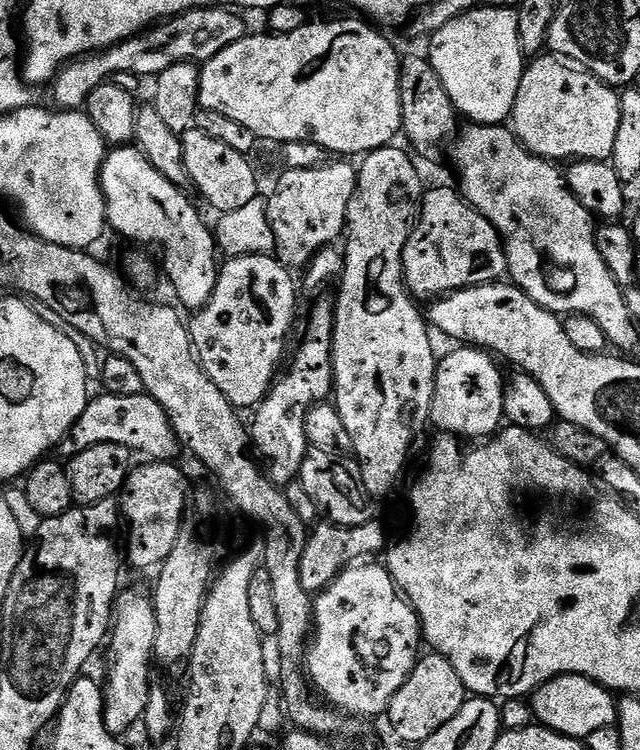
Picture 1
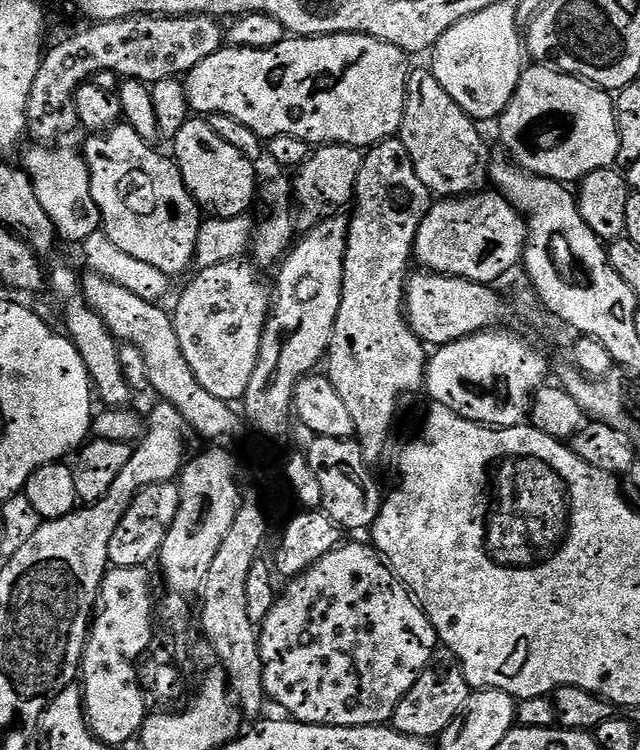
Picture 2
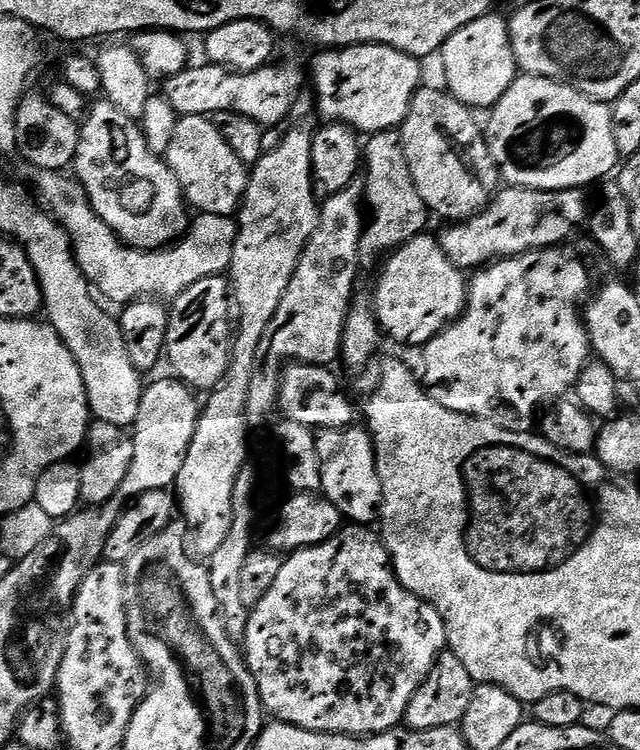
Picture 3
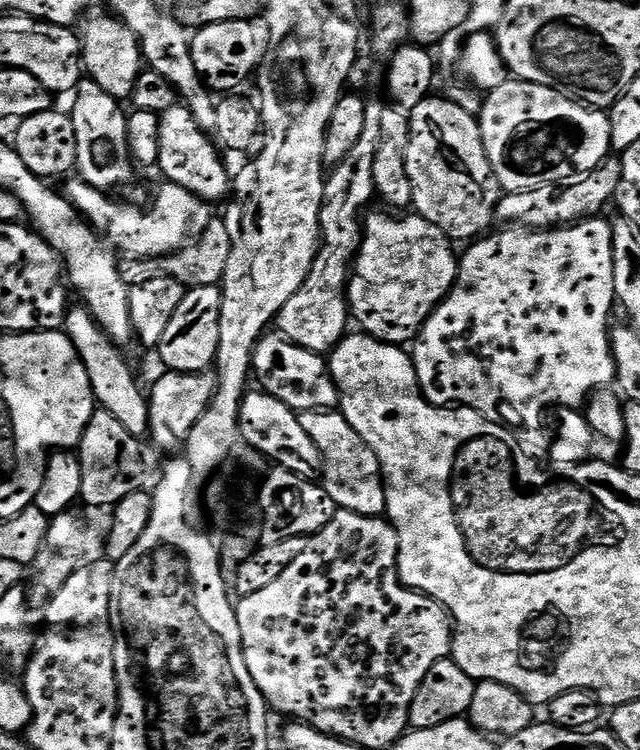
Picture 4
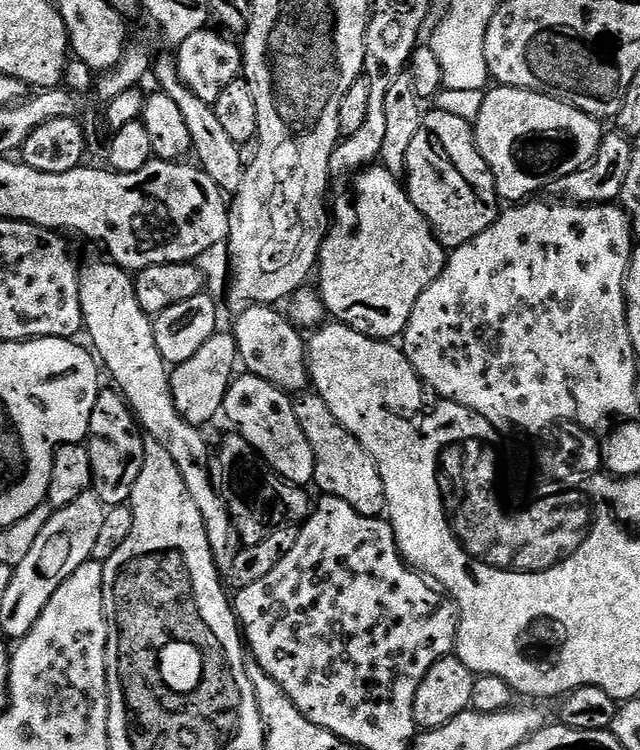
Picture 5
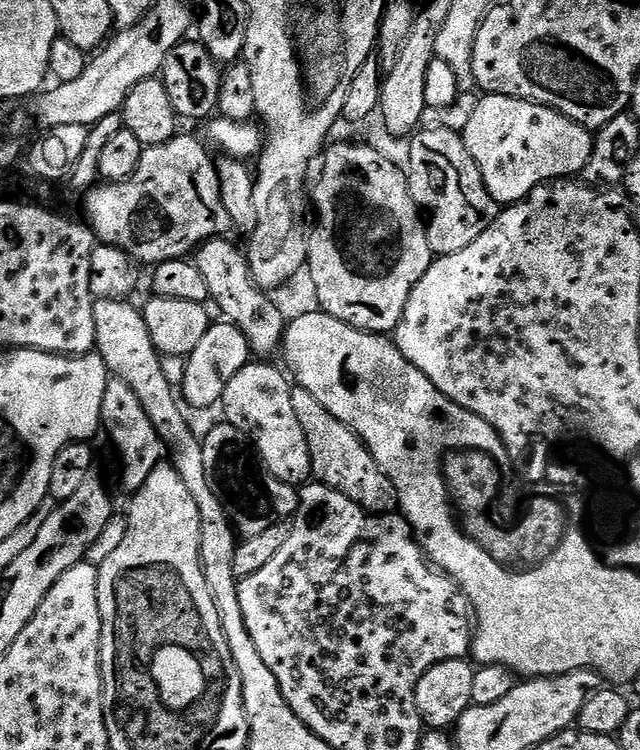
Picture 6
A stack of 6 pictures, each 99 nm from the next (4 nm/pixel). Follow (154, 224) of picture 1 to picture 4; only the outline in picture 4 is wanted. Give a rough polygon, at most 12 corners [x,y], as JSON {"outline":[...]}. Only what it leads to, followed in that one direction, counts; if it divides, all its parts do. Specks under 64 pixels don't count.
{"outline":[[81,79],[70,118],[75,171],[101,190],[130,183],[128,116]]}

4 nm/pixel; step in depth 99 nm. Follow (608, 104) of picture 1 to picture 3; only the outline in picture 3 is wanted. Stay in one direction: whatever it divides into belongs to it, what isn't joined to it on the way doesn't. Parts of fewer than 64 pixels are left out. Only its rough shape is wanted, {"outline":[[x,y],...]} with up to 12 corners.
{"outline":[[517,75],[490,109],[500,179],[564,192],[617,171],[612,110]]}

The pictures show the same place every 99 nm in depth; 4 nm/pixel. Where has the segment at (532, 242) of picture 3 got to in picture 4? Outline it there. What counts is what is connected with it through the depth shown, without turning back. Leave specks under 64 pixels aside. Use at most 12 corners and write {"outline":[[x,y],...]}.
{"outline":[[609,158],[563,186],[500,197],[499,219],[533,230],[601,215],[622,182]]}

